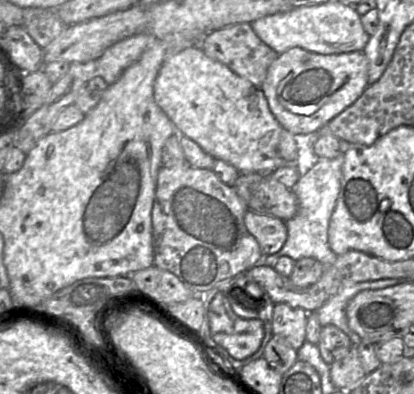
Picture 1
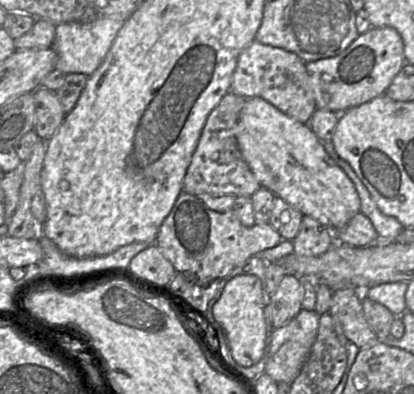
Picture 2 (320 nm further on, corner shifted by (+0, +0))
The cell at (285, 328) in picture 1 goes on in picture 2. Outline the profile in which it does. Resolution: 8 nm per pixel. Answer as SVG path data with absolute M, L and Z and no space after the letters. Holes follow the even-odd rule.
M287 273L270 299L270 315L273 329L285 325L301 311L303 300L303 280L295 274Z

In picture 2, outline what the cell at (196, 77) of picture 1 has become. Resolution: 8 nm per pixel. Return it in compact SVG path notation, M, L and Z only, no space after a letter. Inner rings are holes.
M261 97L246 98L236 127L241 155L261 187L331 231L344 228L361 210L354 183L328 155L309 124L282 113Z

